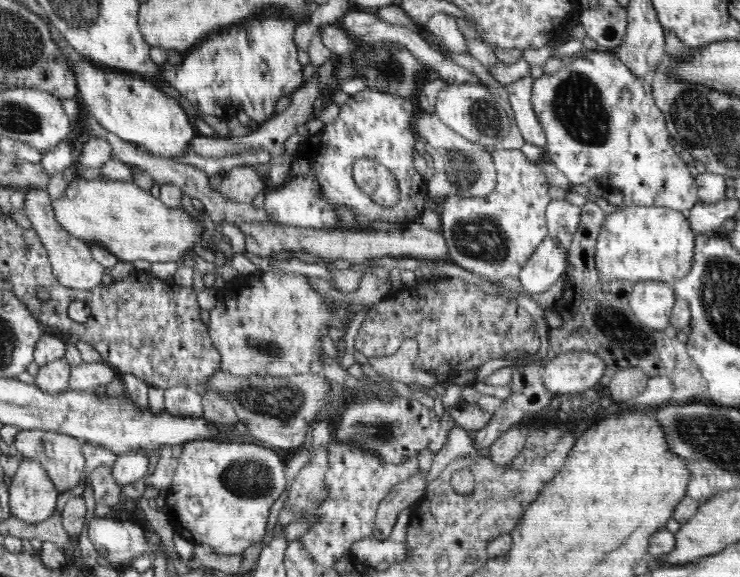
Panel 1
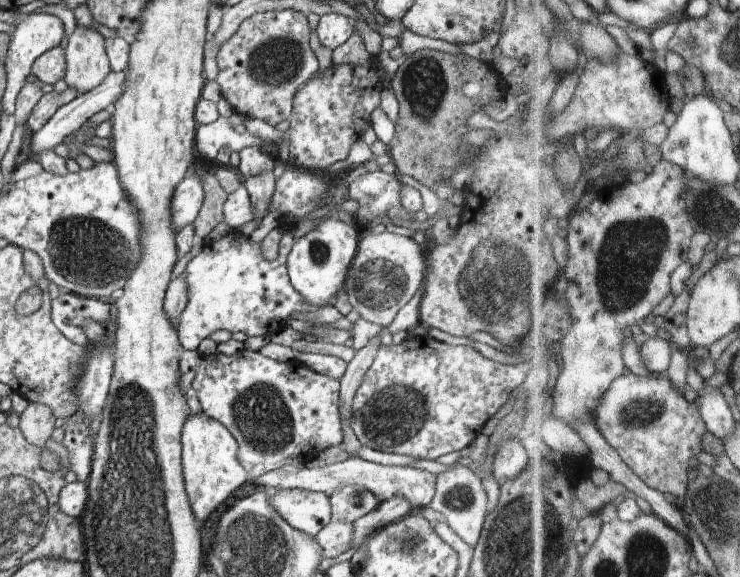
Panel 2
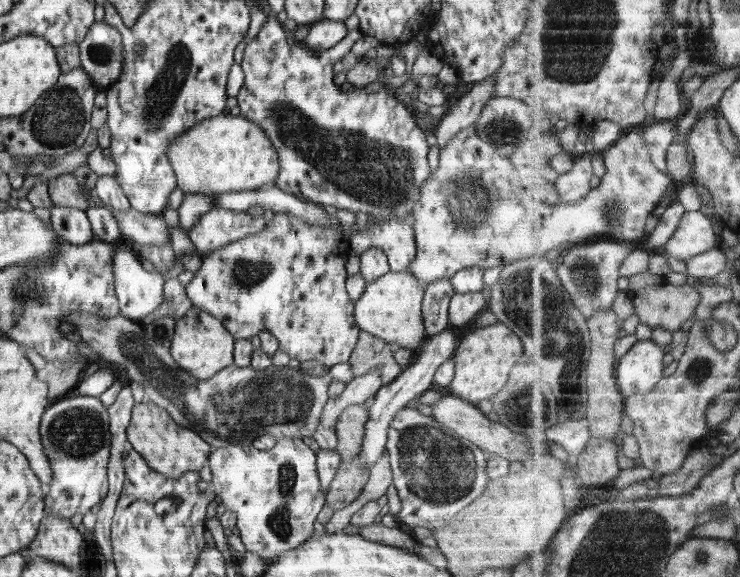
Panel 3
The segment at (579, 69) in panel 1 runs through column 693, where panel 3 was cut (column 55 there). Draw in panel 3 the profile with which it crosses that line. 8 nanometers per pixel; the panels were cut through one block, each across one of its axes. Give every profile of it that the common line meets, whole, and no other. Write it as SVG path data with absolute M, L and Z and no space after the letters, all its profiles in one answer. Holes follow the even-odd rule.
M63 173L56 176L55 179L47 181L50 200L52 206L62 206L68 208L80 208L86 211L90 207L86 192L88 191L71 173Z

